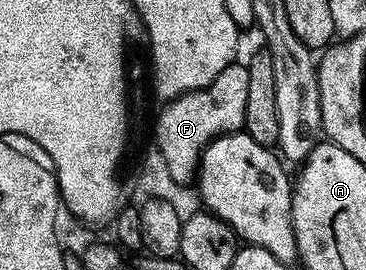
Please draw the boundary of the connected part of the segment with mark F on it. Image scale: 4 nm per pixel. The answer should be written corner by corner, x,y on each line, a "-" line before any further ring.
233,64
218,72
214,81
201,90
179,94
163,103
164,111
156,118
154,146
161,150
177,184
187,187
197,177
200,158
214,139
239,131
246,116
246,91
250,76
244,64

